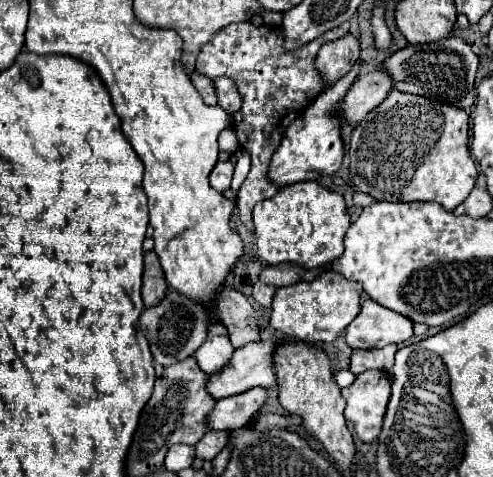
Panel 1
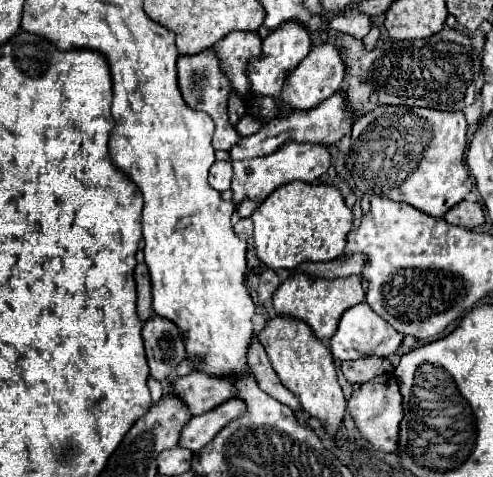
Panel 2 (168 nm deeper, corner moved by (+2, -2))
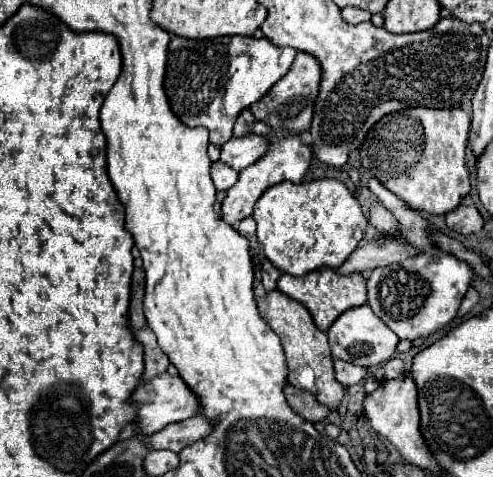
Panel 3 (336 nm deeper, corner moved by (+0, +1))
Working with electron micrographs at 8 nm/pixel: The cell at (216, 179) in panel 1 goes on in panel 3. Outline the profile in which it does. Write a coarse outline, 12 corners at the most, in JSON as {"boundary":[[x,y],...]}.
{"boundary":[[212,163],[212,181],[218,191],[228,191],[238,181],[232,167]]}

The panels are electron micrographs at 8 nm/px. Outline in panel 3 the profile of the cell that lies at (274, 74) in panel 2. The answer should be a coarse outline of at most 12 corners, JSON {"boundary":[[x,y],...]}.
{"boundary":[[172,37],[164,91],[186,127],[232,137],[296,51]]}

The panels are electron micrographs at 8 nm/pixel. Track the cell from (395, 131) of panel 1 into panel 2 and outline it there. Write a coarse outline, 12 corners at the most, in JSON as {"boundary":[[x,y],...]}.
{"boundary":[[378,106],[352,126],[360,192],[442,218],[474,186],[462,112]]}

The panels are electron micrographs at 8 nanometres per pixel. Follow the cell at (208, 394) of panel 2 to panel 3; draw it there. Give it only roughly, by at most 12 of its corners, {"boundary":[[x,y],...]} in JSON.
{"boundary":[[158,375],[132,393],[136,425],[152,435],[196,415],[178,375]]}

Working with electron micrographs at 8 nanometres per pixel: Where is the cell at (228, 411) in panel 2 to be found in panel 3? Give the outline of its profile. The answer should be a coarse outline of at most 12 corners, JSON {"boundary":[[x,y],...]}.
{"boundary":[[200,415],[170,423],[146,439],[150,451],[178,453],[208,435]]}

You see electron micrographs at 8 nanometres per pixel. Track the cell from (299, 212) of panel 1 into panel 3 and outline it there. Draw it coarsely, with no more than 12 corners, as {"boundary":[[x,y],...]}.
{"boundary":[[338,179],[274,185],[254,219],[288,275],[338,269],[368,225]]}

